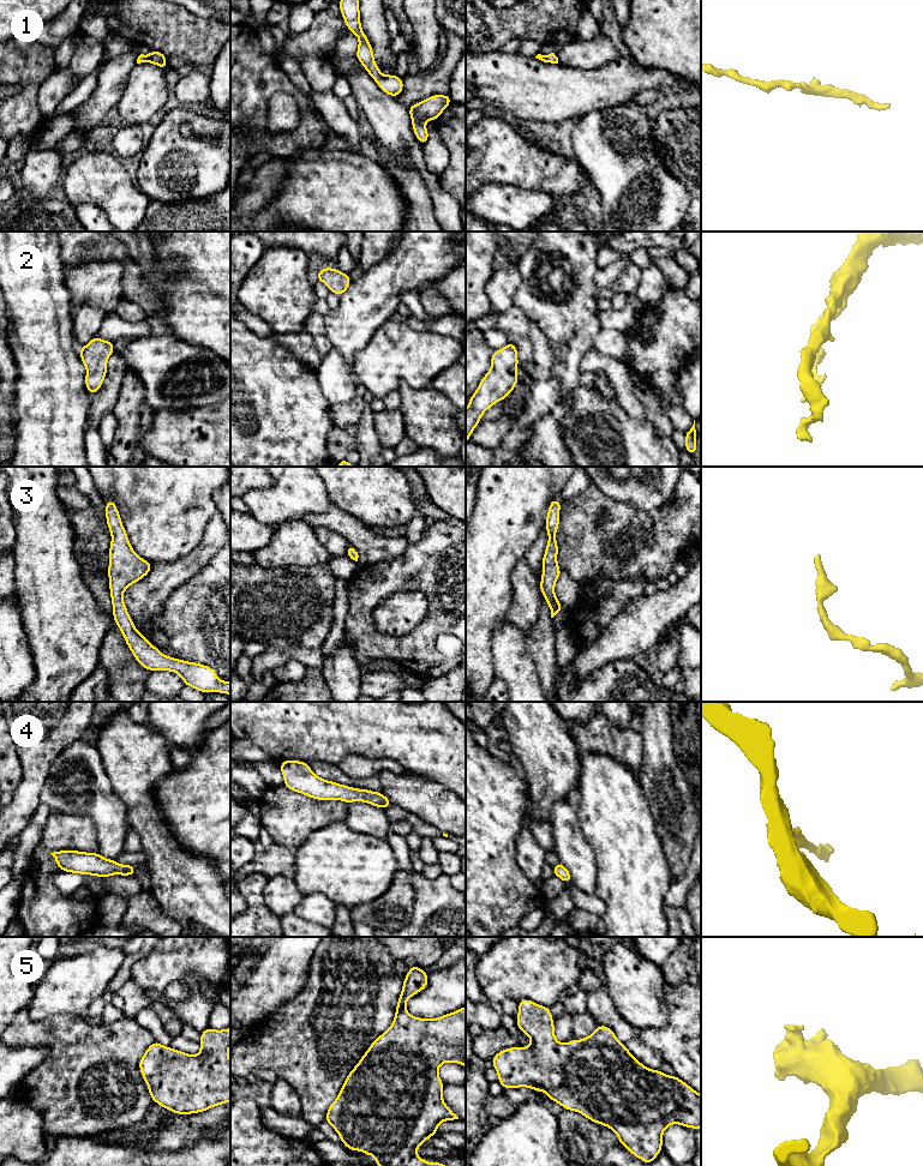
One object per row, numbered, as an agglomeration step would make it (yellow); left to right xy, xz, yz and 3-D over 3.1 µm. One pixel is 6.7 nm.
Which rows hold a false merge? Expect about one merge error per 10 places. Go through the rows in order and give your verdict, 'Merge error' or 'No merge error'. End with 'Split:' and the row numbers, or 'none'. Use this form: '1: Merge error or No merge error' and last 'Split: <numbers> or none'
1: No merge error
2: No merge error
3: No merge error
4: No merge error
5: No merge error
Split: none

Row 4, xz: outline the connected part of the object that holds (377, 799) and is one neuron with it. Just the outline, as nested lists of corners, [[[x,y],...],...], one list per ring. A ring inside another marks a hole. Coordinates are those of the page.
[[[282,761],[280,769],[284,777],[284,787],[317,800],[337,799],[347,804],[364,801],[383,810],[392,805],[382,792],[353,788],[318,777],[307,762]]]

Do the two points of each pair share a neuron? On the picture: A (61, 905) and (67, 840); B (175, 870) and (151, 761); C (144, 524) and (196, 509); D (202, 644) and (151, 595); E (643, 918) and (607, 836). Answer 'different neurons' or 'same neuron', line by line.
A: same neuron
B: same neuron
C: same neuron
D: different neurons
E: same neuron

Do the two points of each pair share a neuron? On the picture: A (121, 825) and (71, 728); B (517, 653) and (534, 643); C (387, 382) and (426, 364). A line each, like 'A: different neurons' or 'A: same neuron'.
A: different neurons
B: different neurons
C: same neuron

